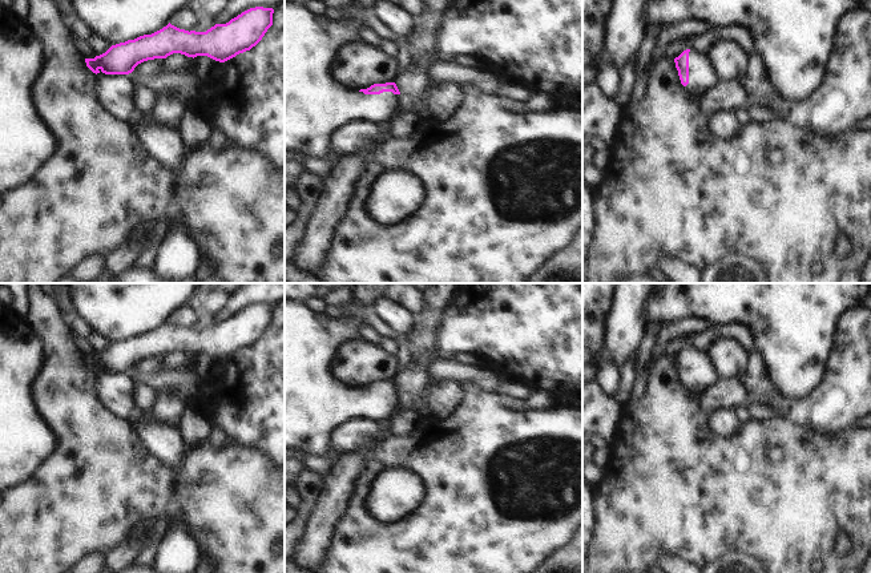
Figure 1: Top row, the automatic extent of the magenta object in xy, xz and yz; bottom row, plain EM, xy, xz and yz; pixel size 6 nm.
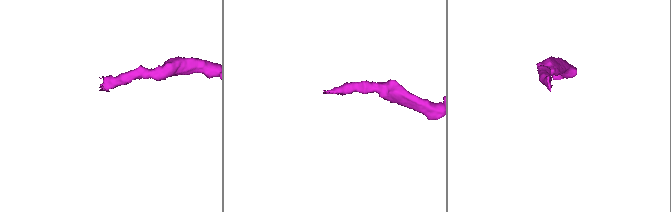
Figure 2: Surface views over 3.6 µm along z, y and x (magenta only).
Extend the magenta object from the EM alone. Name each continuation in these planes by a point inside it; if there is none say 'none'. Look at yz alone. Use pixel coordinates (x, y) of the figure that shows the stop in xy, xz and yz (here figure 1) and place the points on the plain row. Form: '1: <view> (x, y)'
1: yz (702, 376).

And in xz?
1: xz (317, 403).

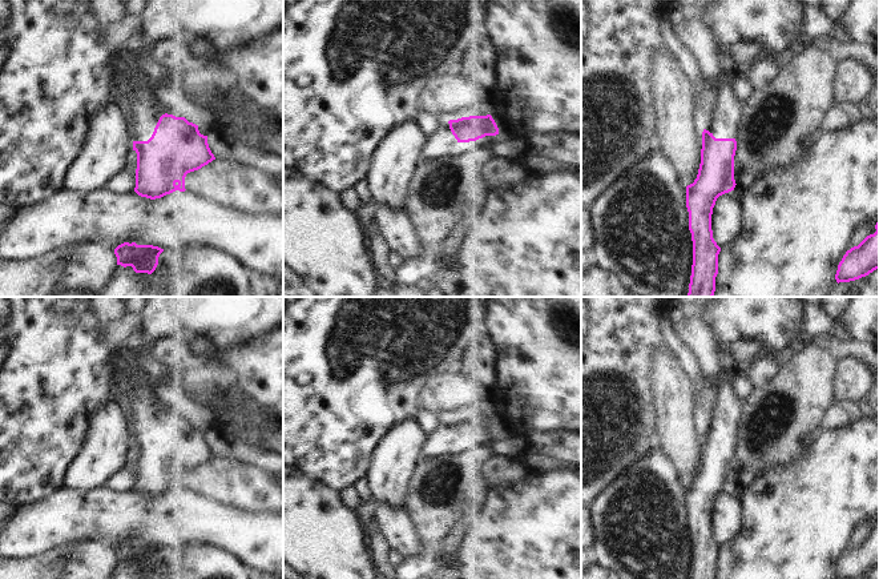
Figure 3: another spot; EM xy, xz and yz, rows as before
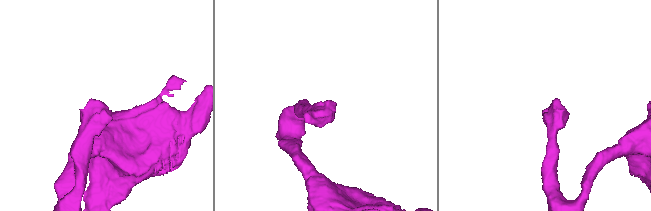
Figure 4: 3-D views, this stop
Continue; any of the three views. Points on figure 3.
1: xy (142, 409).

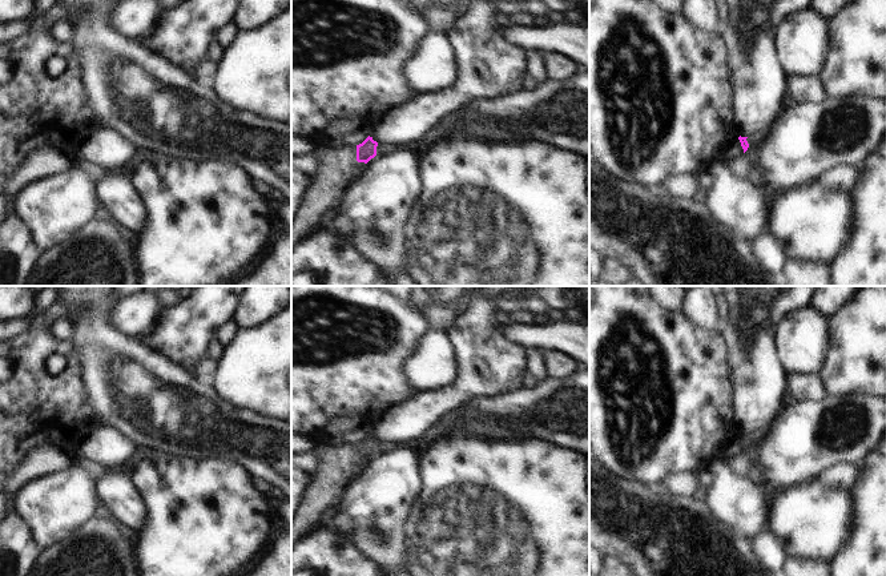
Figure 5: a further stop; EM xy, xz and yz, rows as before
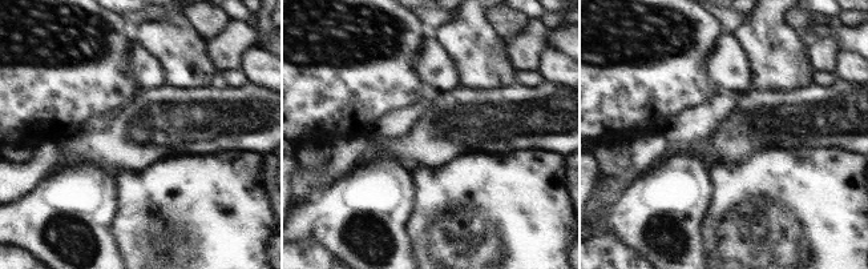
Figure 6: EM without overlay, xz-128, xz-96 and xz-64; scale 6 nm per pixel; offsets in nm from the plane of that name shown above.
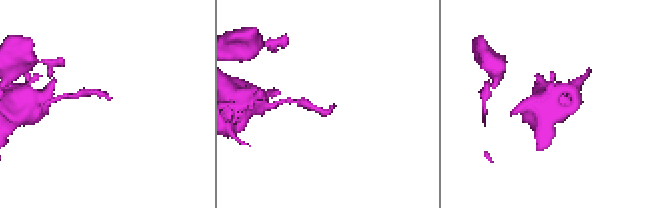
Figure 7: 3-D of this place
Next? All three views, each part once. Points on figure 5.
none.

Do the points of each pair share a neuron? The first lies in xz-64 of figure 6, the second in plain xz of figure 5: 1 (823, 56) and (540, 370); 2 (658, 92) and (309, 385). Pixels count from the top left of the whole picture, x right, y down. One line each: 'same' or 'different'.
1: same
2: same

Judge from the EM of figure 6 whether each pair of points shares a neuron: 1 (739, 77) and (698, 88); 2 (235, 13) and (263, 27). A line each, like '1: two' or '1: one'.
1: two
2: two

